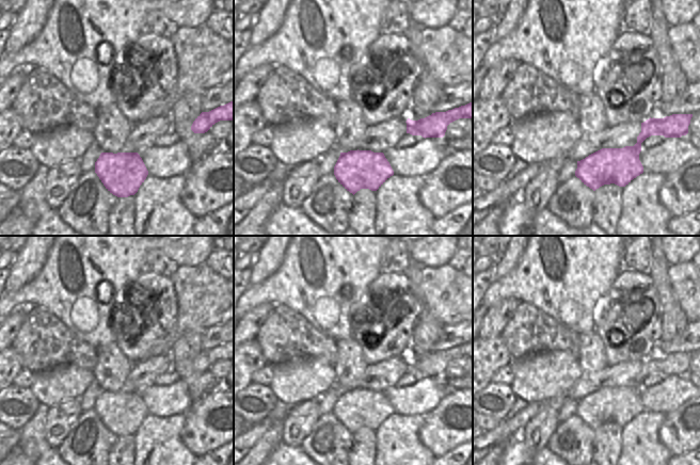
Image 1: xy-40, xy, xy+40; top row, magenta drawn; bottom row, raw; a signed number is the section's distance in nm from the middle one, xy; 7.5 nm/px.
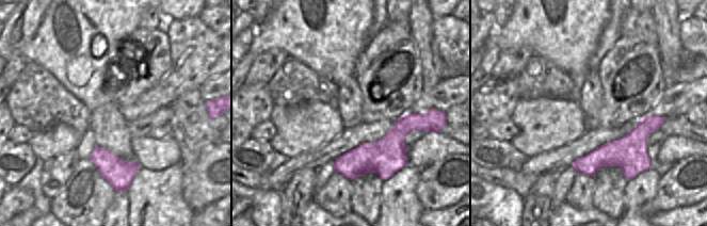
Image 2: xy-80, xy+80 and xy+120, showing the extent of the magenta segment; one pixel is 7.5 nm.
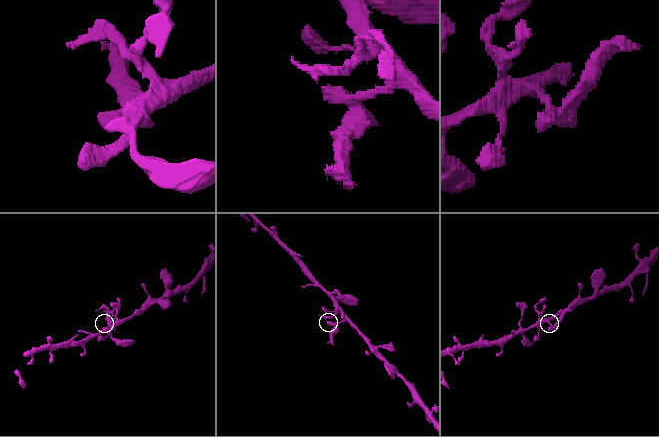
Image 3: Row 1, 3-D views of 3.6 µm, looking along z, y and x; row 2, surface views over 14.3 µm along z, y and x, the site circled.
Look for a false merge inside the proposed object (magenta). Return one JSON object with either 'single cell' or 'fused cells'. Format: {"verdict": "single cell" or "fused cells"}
{"verdict": "fused cells"}

